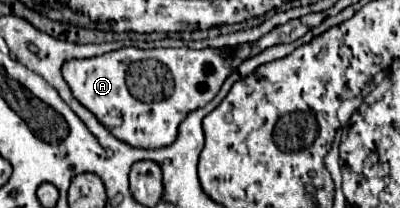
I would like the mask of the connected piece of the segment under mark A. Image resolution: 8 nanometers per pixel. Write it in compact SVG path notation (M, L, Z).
M123 47L99 57L67 61L63 65L63 77L73 91L73 97L85 105L117 139L129 143L131 147L159 149L177 139L177 127L185 115L205 107L217 95L221 83L241 62L239 49L209 47L197 51L183 47L145 51L137 47Z

